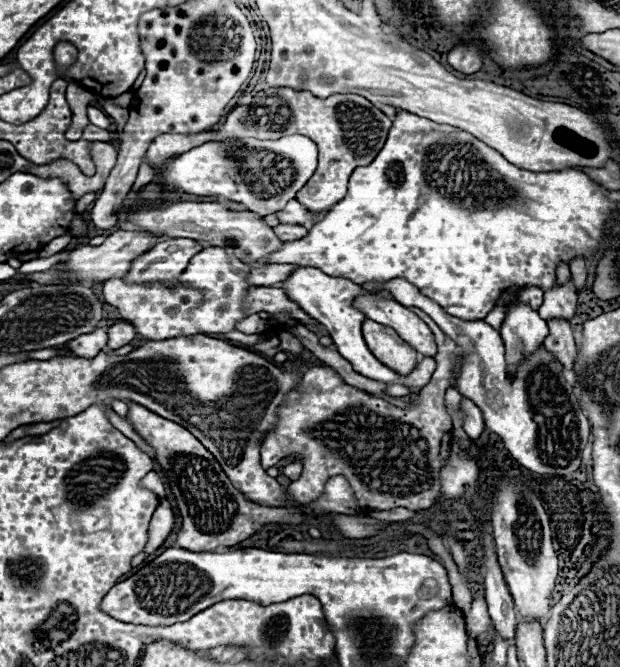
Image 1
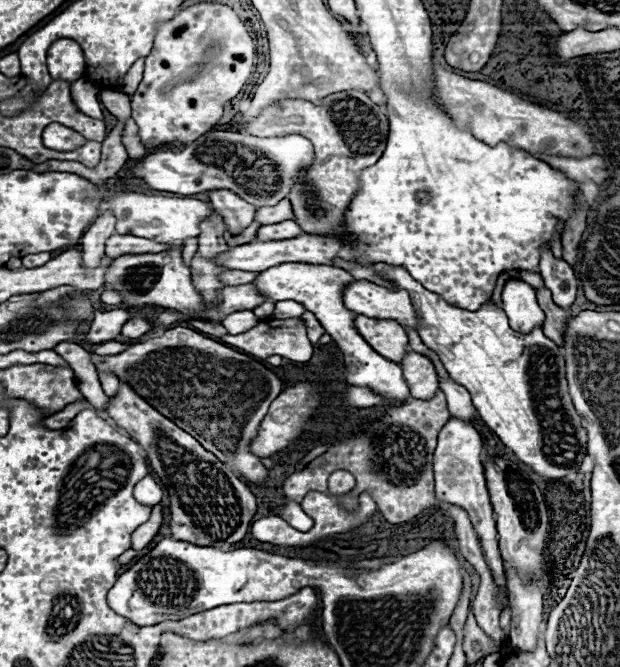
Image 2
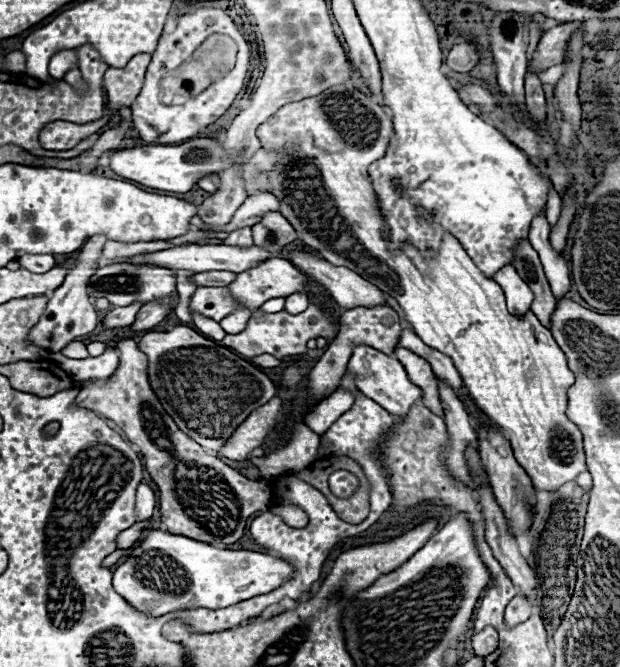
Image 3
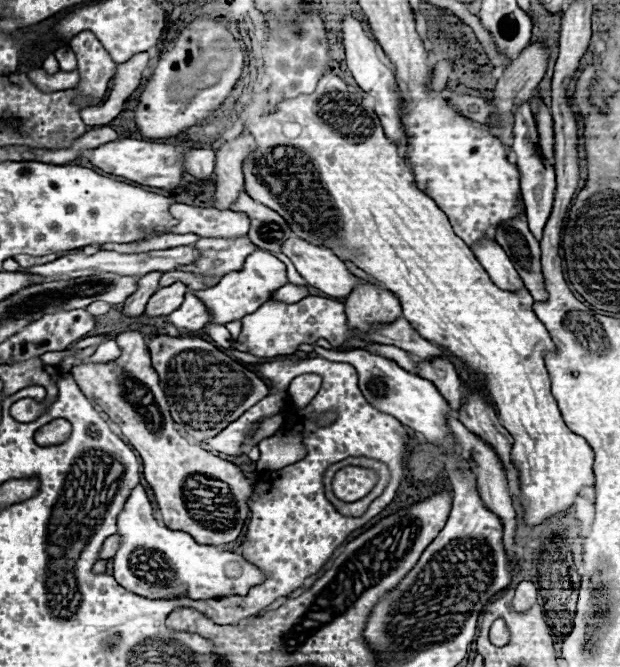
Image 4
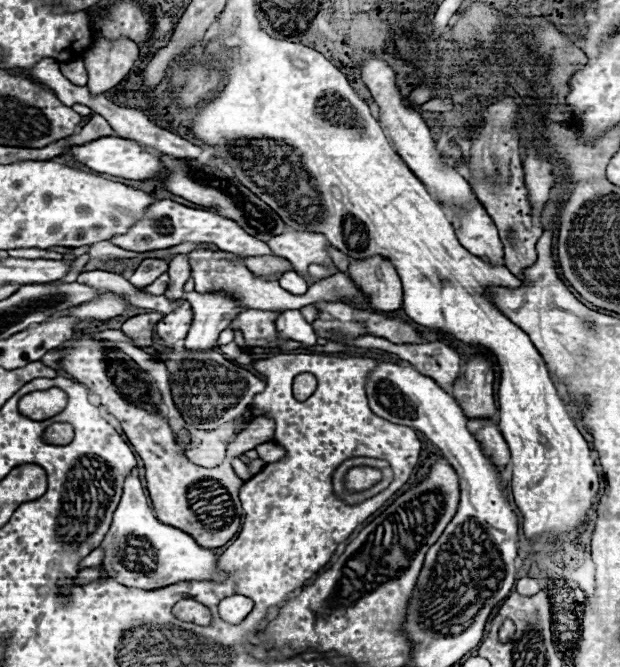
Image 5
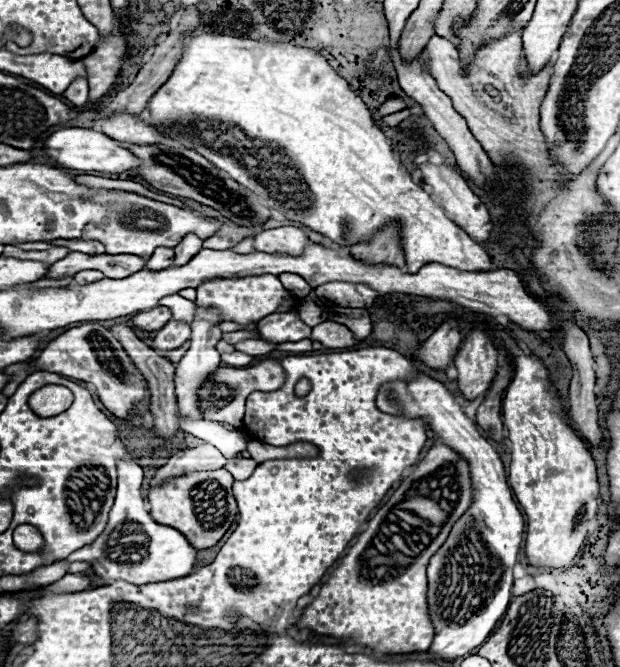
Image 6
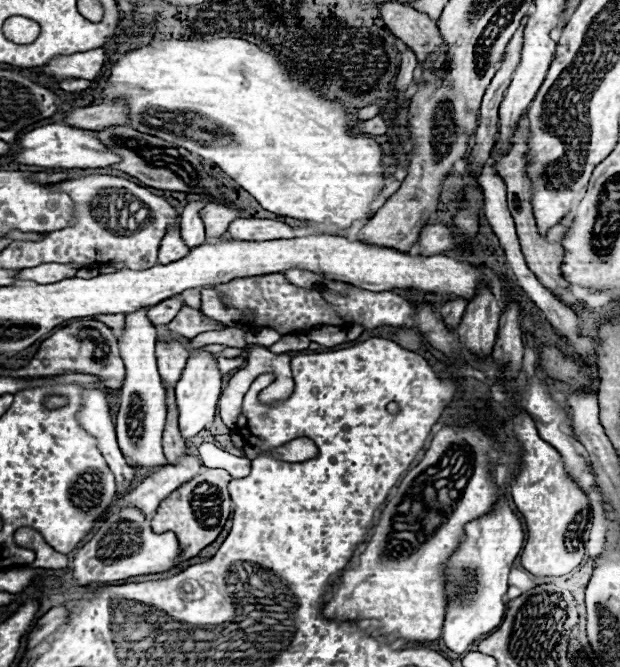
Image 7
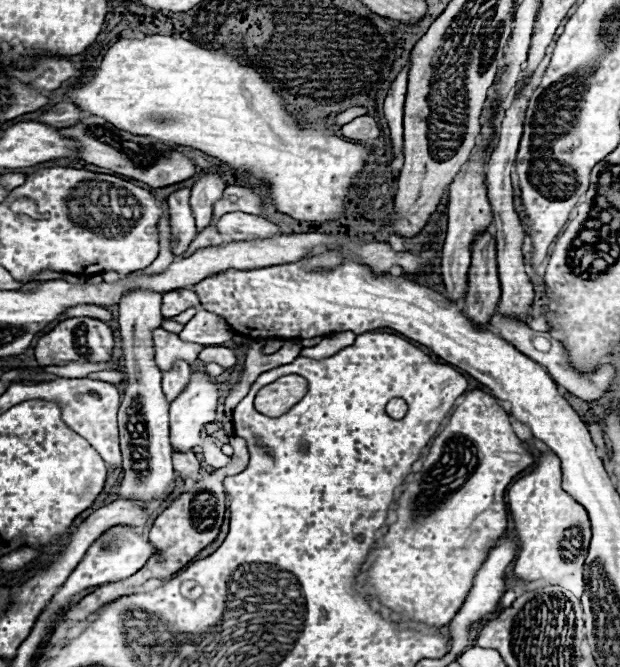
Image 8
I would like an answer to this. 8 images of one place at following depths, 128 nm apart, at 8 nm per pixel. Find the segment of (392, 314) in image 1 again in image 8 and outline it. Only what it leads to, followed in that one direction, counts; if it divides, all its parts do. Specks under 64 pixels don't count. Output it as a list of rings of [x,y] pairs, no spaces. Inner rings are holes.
[[[228,212],[216,220],[216,230],[230,240],[250,240],[252,236],[272,236],[280,228],[262,216],[246,212]]]

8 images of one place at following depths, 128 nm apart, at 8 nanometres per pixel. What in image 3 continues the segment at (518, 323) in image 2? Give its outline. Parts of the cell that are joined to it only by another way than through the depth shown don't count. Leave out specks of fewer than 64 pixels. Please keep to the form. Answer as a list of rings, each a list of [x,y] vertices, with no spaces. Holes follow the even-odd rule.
[[[506,264],[504,268],[500,268],[498,272],[494,272],[492,276],[504,290],[506,294],[506,302],[508,302],[508,310],[512,314],[526,314],[532,300],[534,300],[534,294],[532,290],[528,288],[528,284],[516,274],[516,270],[512,268],[512,264]]]

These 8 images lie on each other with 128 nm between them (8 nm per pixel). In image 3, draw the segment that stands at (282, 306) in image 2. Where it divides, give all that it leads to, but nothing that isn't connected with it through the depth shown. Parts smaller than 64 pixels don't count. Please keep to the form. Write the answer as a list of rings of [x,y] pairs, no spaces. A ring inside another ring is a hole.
[[[300,290],[300,292],[294,292],[294,294],[290,294],[288,298],[286,298],[286,312],[302,312],[306,306],[310,304],[310,300],[308,300],[308,294],[304,292],[304,290]]]

